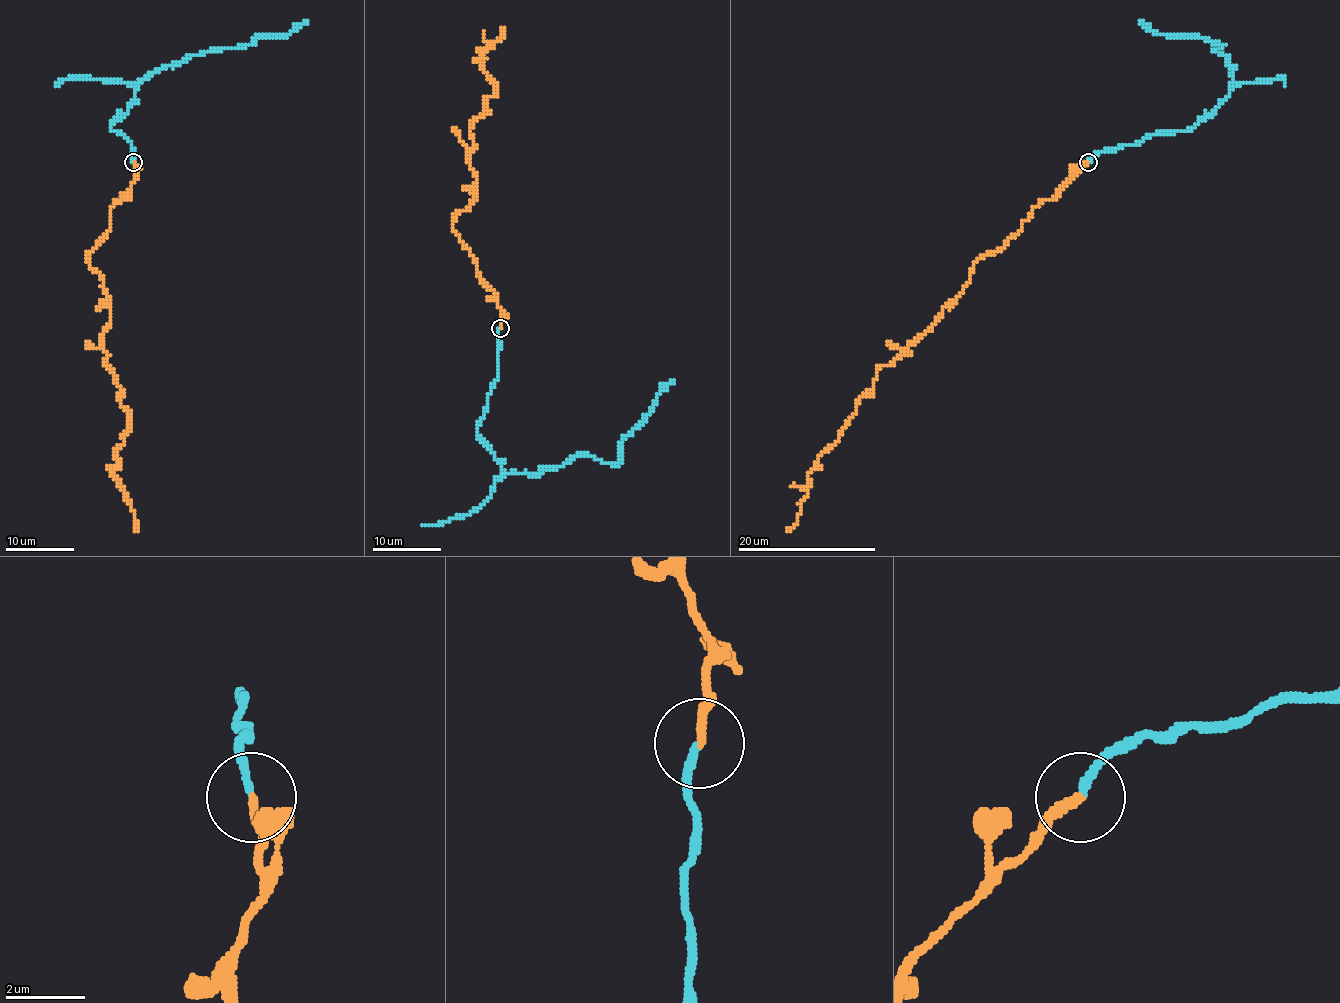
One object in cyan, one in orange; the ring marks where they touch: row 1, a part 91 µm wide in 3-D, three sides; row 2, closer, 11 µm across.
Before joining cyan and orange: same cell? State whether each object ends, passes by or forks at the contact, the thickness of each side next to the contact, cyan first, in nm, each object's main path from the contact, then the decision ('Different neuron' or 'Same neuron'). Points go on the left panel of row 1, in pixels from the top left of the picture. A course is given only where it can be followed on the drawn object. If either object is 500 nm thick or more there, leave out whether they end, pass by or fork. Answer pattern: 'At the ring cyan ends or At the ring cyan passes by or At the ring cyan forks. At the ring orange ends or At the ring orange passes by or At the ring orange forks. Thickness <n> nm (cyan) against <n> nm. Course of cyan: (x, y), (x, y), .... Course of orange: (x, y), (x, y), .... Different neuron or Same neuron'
At the ring cyan ends. At the ring orange ends. Thickness 180 nm (cyan) against 200 nm. Course of cyan: (134, 163), (132, 145), (109, 128), (134, 99), (134, 87), (139, 81), (211, 49), (282, 36), (308, 21). Course of orange: (134, 163), (130, 194), (85, 258), (108, 297), (104, 365), (130, 415), (113, 473), (137, 532). Same neuron

